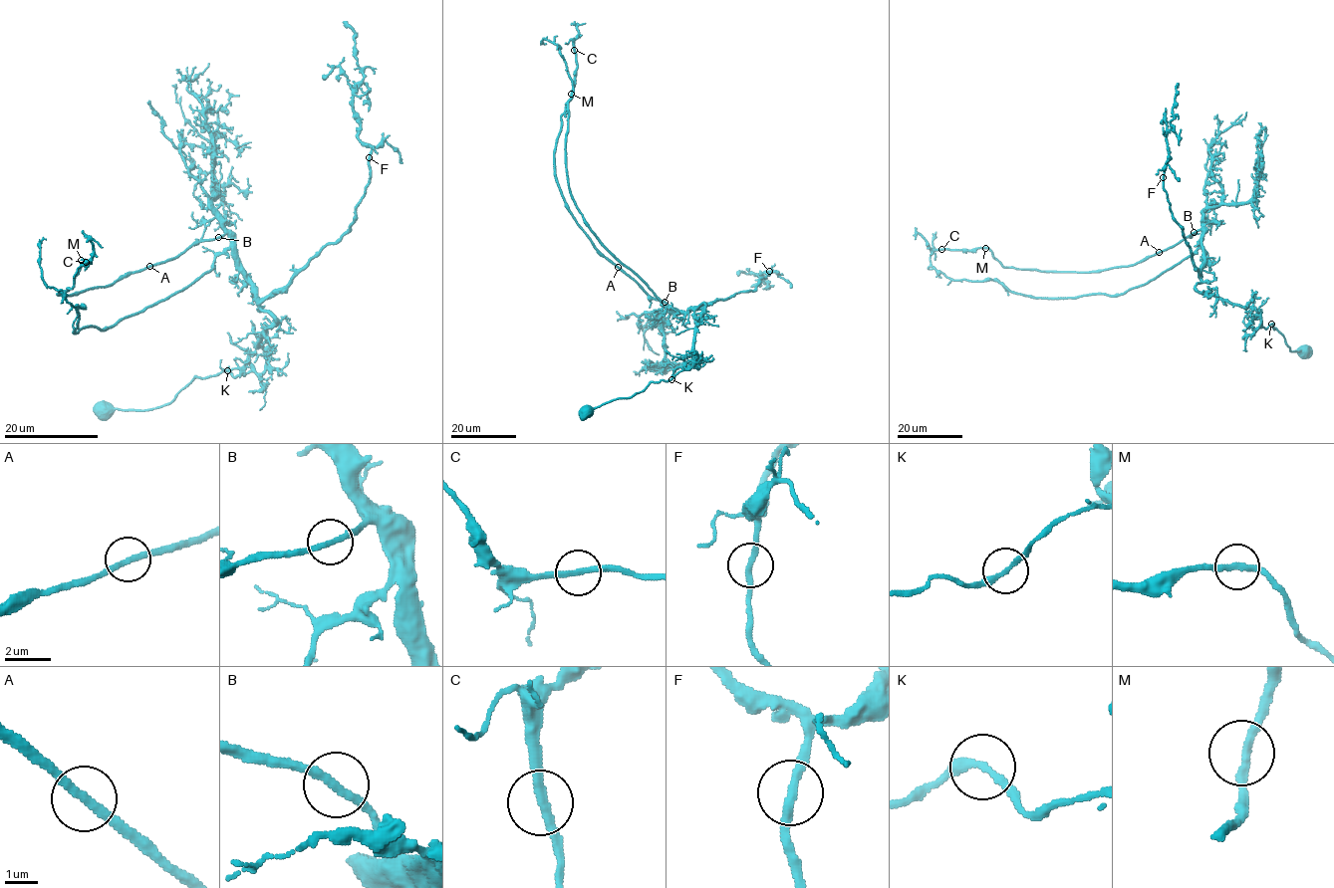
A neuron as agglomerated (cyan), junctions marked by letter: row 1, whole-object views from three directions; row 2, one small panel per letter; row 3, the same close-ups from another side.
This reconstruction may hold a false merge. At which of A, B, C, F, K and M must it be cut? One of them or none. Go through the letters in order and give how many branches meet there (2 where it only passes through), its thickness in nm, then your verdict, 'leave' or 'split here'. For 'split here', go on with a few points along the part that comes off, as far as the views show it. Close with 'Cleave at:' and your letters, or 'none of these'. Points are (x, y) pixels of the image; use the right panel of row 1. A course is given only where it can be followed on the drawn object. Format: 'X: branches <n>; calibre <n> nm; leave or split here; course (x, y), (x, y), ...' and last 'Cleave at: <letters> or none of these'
A: branches 2; calibre 260 nm; leave
B: branches 2; calibre 240 nm; leave
C: branches 2; calibre 240 nm; leave
F: branches 2; calibre 260 nm; leave
K: branches 2; calibre 240 nm; leave
M: branches 2; calibre 280 nm; leave
Cleave at: none of these

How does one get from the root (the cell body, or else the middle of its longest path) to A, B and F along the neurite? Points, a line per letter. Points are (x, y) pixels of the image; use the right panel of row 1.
A: (1303, 351), (1291, 351), (1271, 324), (1259, 326), (1255, 310), (1195, 289), (1203, 262), (1200, 230), (1159, 252)
B: (1303, 351), (1291, 351), (1271, 324), (1259, 326), (1255, 310), (1195, 289), (1203, 253), (1202, 231), (1194, 232)
F: (1303, 351), (1291, 351), (1271, 324), (1259, 326), (1255, 310), (1195, 289), (1200, 275), (1170, 208), (1163, 177)

